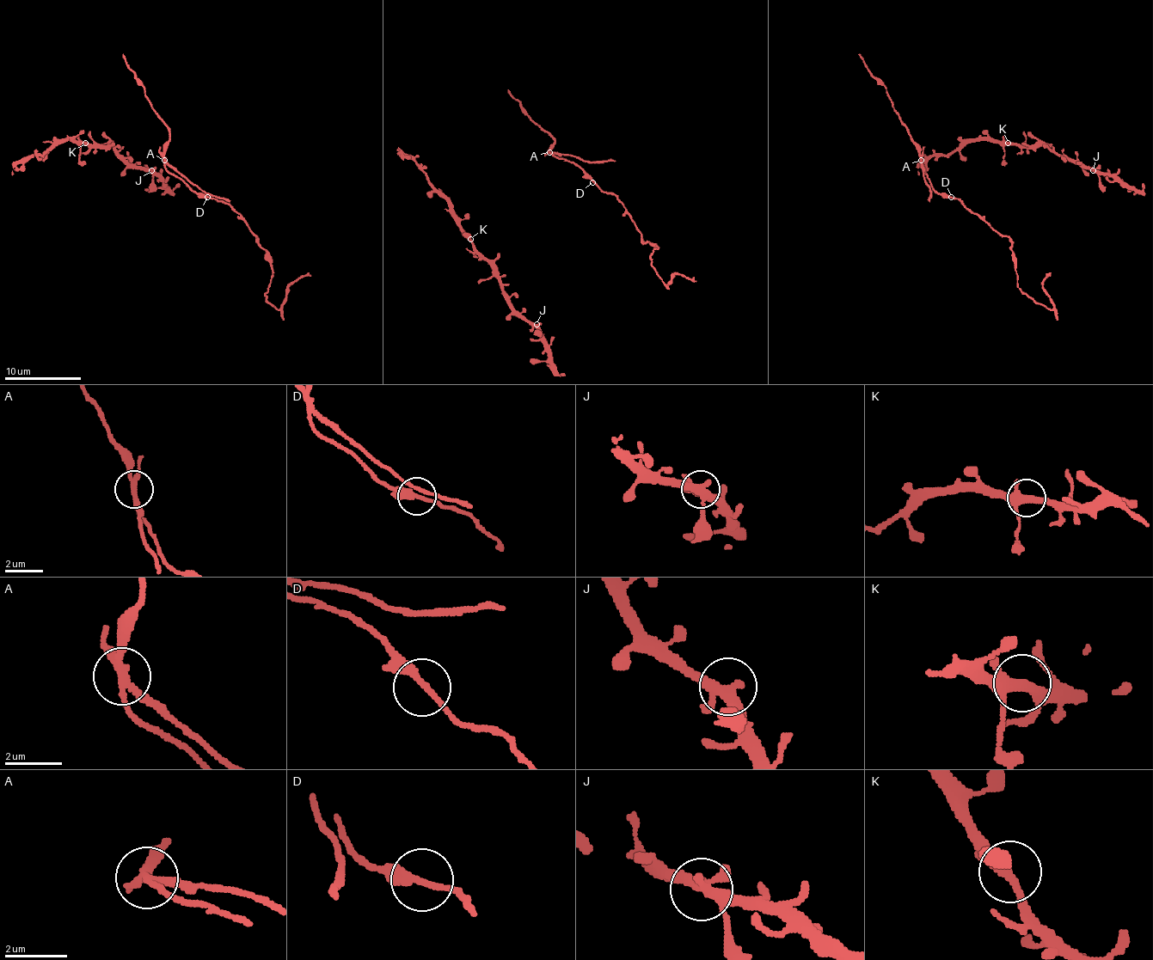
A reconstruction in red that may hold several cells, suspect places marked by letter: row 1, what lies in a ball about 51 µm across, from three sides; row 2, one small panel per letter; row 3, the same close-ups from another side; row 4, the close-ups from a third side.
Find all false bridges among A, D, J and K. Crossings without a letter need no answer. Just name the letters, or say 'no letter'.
A

